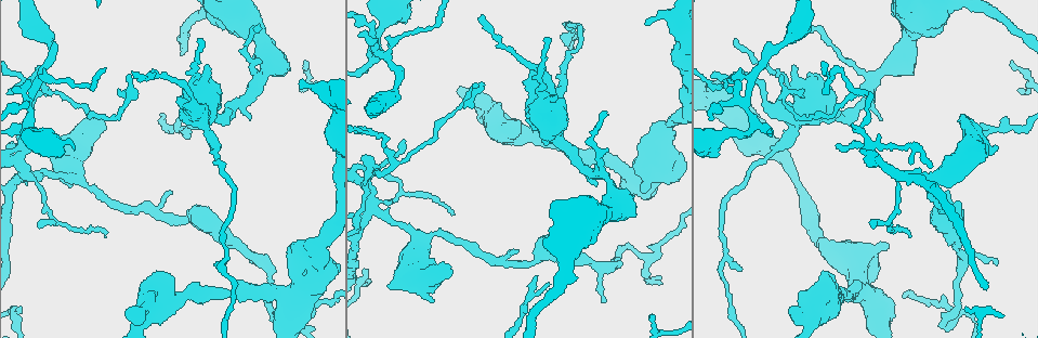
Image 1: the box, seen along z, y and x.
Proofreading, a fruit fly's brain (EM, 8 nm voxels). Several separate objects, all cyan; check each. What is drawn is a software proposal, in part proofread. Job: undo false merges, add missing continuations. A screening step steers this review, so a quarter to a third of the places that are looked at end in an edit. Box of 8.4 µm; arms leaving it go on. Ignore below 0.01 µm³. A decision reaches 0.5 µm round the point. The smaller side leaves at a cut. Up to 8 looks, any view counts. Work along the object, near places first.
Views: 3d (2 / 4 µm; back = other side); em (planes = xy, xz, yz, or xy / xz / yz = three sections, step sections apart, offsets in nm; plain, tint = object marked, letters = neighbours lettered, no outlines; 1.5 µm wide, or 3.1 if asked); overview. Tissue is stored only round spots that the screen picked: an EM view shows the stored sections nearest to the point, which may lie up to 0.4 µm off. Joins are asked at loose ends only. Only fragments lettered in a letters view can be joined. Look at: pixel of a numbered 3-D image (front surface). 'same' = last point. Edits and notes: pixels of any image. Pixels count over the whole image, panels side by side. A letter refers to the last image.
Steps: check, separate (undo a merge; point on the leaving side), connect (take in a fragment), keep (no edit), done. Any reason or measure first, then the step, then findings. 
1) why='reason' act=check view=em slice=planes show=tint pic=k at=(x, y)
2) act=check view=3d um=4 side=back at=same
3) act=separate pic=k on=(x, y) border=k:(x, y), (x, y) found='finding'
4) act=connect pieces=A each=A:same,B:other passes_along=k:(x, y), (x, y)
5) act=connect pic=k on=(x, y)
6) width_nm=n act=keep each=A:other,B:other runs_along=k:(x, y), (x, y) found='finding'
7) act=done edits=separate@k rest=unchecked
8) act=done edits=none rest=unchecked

why='an open end' act=check view=em slice=planes show=letters pic=1 at=(603, 302)

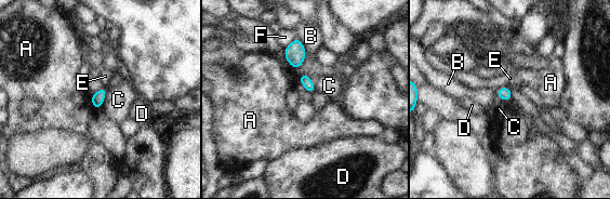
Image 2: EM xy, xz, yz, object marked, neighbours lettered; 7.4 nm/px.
act=keep each=A:other,B:other,C:other,D:other,E:other,F:other found='none of them fits'

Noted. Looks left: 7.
why='sharp bend' act=check view=em slice=yz step=8 show=plain pic=1 at=(748, 103)

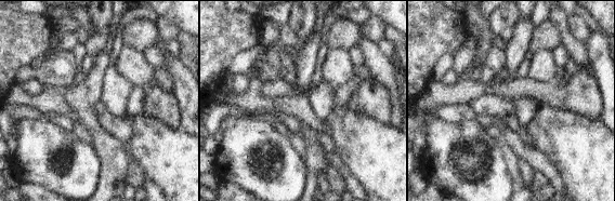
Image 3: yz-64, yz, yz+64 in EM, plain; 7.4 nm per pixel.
act=check view=em slice=yz step=8 show=tint at=same

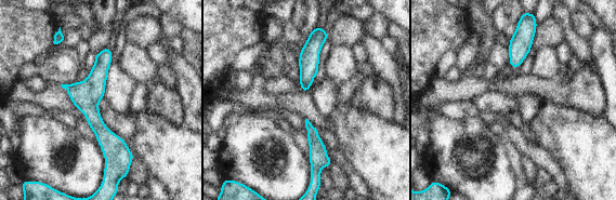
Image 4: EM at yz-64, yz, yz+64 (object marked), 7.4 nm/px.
act=check view=em slice=yz step=8 show=letters at=same

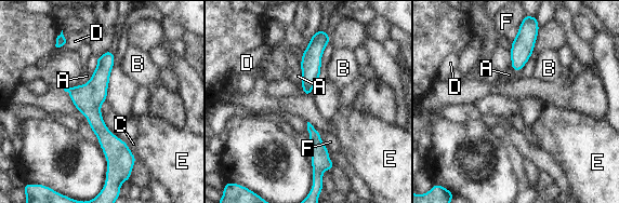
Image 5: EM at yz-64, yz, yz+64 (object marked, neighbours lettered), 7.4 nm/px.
width_nm=70 act=keep each=A:other,B:other,C:other,D:other,E:other,F:other found='all the same neuron'

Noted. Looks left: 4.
why='tapers out' act=check view=em slice=xz step=8 show=letters pic=1 at=(404, 142)

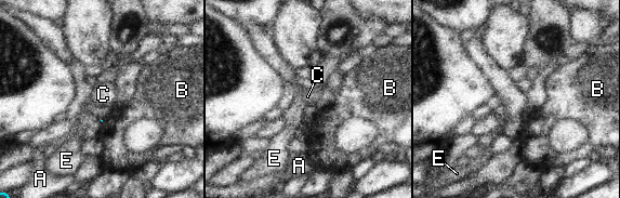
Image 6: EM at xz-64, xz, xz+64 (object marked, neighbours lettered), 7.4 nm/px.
why='cut it another way' act=check view=em slice=planes show=letters at=same

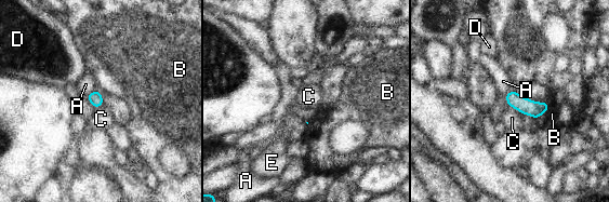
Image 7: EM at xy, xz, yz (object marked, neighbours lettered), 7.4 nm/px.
act=keep each=A:other,B:other,C:other,D:other,E:other border=7:(96, 89), (102, 94) found='none of them fits'

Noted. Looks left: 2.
act=done edits=none rest=unchecked

